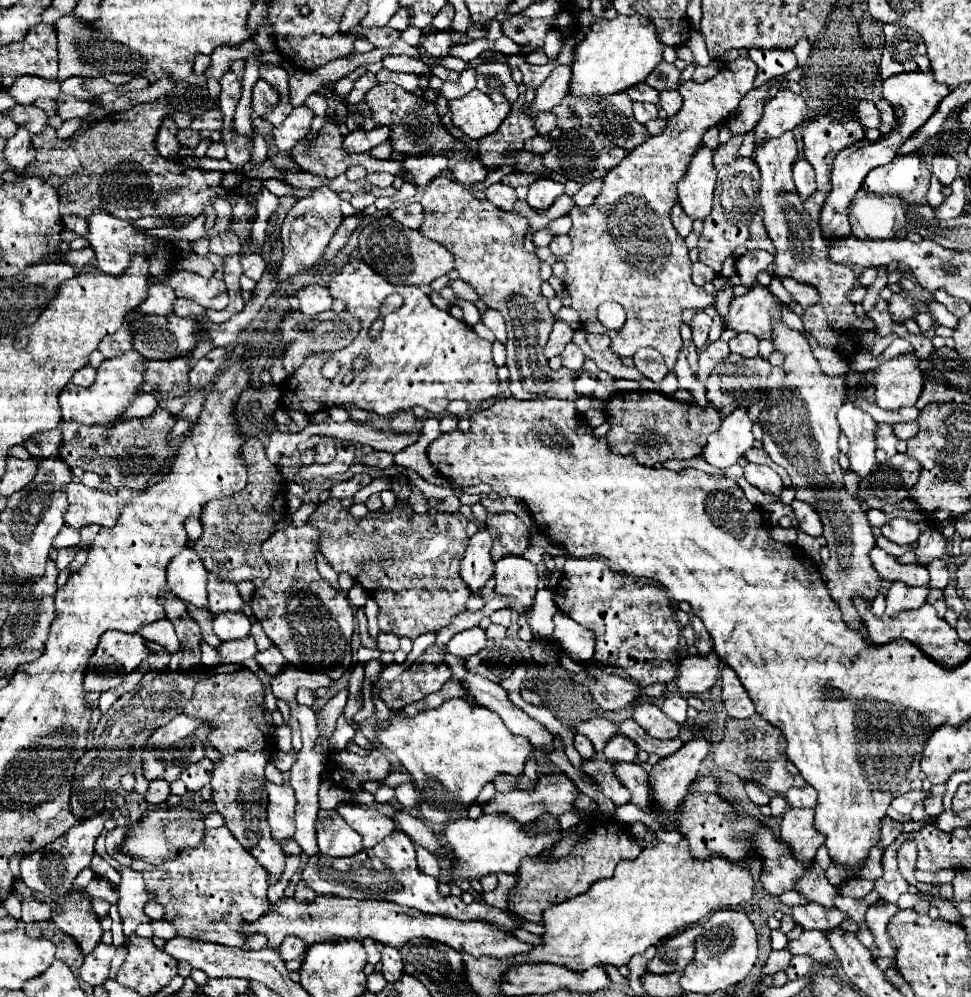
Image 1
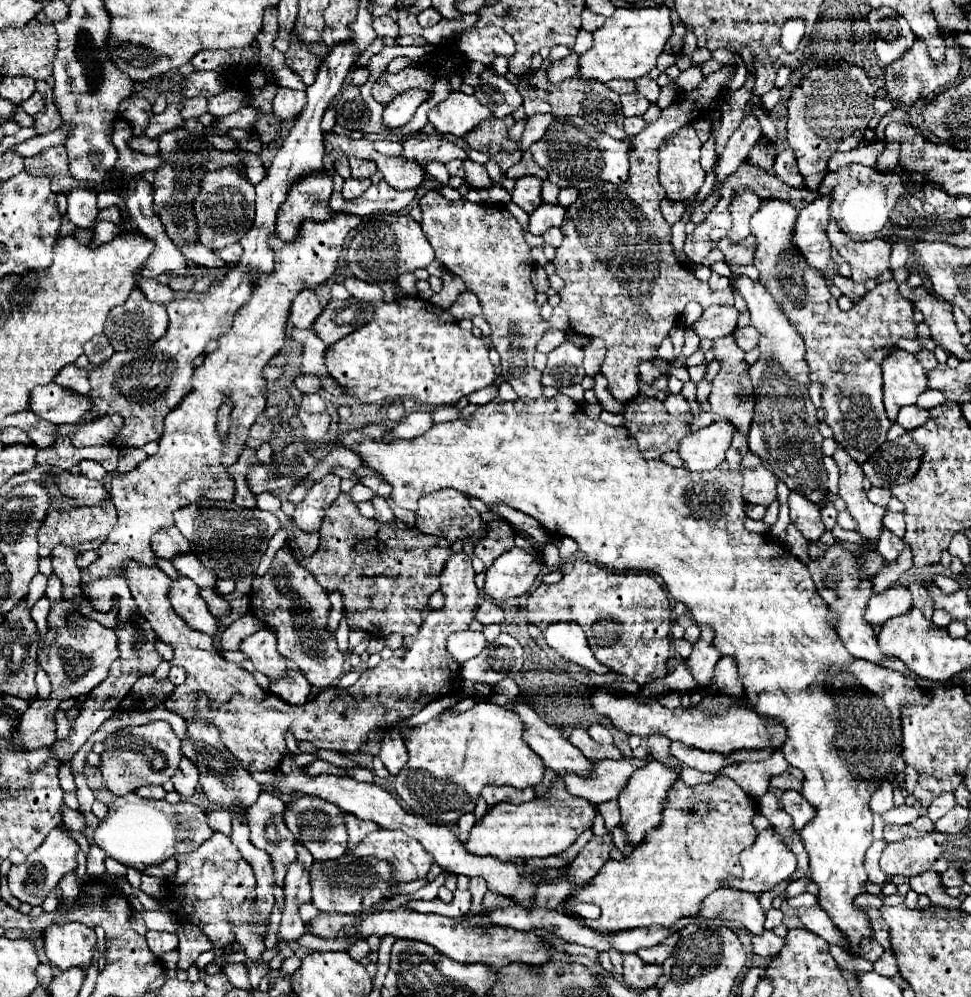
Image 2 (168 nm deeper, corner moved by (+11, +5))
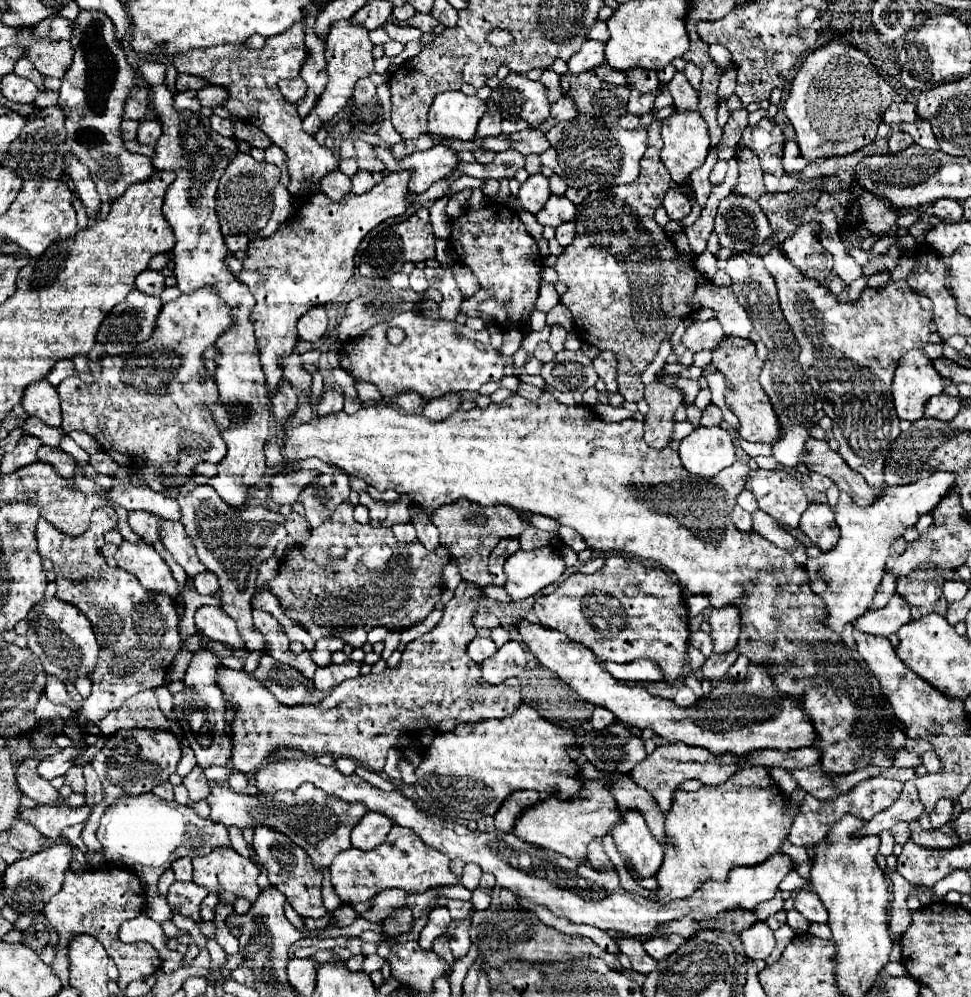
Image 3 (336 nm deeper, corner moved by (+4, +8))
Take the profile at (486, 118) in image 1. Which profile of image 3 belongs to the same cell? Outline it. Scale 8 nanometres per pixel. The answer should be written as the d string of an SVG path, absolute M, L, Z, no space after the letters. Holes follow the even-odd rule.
M462 91L440 93L428 111L428 133L444 139L472 141L476 125L486 113L486 103Z

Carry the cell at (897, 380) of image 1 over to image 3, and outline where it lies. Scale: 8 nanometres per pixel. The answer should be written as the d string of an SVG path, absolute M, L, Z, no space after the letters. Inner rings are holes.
M922 349L908 351L896 369L892 399L900 419L916 421L924 417L924 405L932 395L944 391L944 381Z

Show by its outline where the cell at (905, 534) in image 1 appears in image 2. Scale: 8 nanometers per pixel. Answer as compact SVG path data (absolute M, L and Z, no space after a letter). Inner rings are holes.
M883 528L881 536L879 536L879 542L877 542L877 550L887 562L891 562L891 560L895 560L899 556L899 552L903 550L903 544L905 544L903 538L897 538L893 532Z

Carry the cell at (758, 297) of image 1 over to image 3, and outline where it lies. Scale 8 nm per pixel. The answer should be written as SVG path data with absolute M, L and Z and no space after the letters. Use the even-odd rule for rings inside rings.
M708 319L708 321L694 321L686 329L682 343L688 351L698 353L702 349L714 349L722 339L724 339L724 331L718 319Z

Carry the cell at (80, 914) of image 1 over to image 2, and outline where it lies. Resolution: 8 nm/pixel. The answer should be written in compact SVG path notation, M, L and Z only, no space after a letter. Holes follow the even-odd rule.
M81 922L51 924L45 930L47 958L59 970L69 970L71 966L87 968L91 964L93 946L95 946L95 932L93 928Z

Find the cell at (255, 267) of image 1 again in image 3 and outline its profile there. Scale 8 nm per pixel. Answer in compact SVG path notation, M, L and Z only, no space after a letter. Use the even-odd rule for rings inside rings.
M228 235L228 237L226 237L226 245L228 245L230 253L246 251L246 247L248 247L248 237L246 237L246 235Z

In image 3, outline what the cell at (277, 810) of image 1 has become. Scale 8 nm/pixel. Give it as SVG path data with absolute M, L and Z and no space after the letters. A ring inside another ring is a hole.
M258 827L254 831L252 847L254 847L260 863L268 869L270 885L274 885L280 893L286 895L286 899L290 901L290 905L296 909L298 915L312 917L312 919L326 915L326 909L322 905L322 873L318 869L314 869L312 859L306 855L304 849L294 845L286 835L278 835L276 831L270 831L266 827Z

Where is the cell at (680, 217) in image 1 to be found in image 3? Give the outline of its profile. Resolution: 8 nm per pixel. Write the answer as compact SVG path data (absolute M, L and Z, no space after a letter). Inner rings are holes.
M670 189L670 191L666 193L666 197L664 197L664 207L666 207L668 217L670 217L672 221L684 219L684 217L690 213L690 209L692 209L688 197L686 197L684 193L678 193L676 189Z

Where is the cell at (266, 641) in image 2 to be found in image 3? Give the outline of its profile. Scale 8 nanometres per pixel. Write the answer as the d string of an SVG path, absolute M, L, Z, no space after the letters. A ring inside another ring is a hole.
M196 485L190 493L180 495L178 503L182 507L182 523L186 527L186 533L194 539L200 561L218 577L222 611L236 621L238 633L246 641L248 651L264 651L264 635L256 631L252 623L250 599L256 589L256 571L260 563L274 553L280 535L276 531L284 529L284 517L280 513L274 513L274 519L268 517L268 521L258 523L258 517L262 515L260 509L246 507L244 511L234 511L220 501L220 495L210 485Z

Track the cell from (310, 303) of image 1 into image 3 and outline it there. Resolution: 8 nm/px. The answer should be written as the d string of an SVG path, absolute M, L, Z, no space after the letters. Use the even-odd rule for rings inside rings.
M314 307L314 309L306 311L306 315L302 315L302 319L298 319L300 341L316 343L324 337L326 329L328 329L328 317L326 317L324 307Z

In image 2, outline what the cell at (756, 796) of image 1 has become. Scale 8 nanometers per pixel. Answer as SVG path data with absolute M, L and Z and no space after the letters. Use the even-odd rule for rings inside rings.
M775 750L775 754L767 762L731 764L731 766L723 768L723 772L727 776L731 776L748 795L755 798L755 802L759 802L769 788L769 780L777 774L783 774L787 768L789 768L789 764L783 758L783 752Z

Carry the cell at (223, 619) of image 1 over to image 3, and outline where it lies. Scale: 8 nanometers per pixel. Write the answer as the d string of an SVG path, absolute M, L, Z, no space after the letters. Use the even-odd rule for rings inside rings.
M202 571L194 577L194 587L200 595L214 595L218 591L218 579L212 571Z

